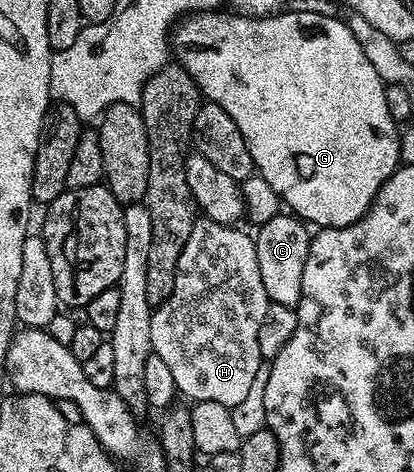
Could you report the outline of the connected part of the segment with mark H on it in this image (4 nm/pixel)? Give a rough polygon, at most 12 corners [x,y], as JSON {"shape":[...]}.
{"shape":[[200,217],[181,252],[235,330],[190,351],[187,394],[241,404],[265,362],[255,239]]}

